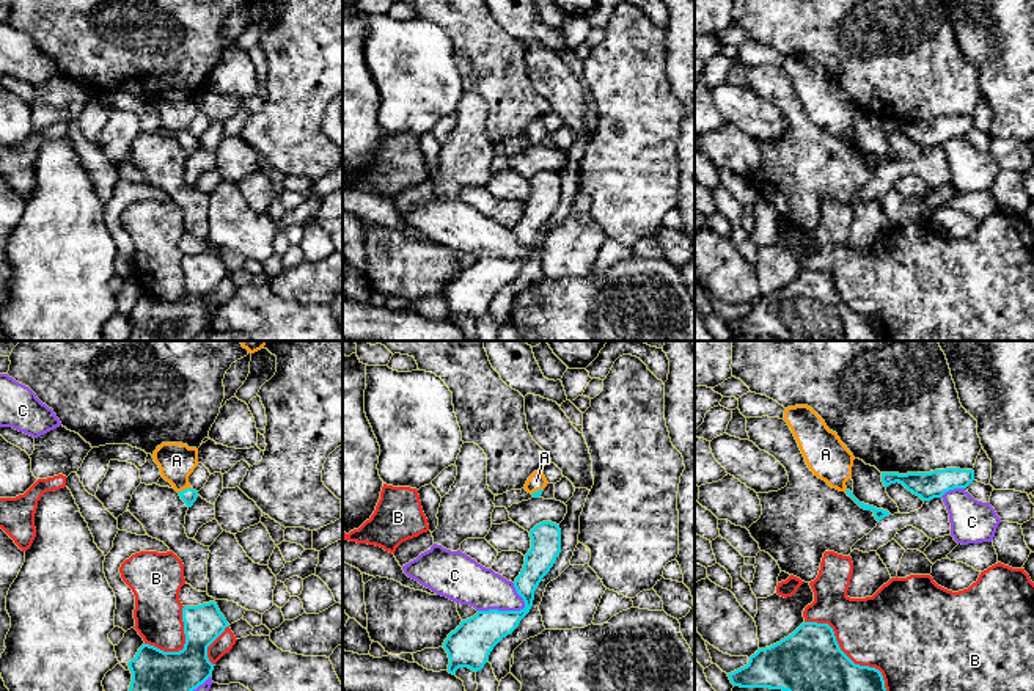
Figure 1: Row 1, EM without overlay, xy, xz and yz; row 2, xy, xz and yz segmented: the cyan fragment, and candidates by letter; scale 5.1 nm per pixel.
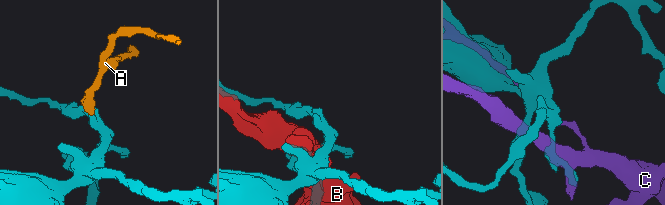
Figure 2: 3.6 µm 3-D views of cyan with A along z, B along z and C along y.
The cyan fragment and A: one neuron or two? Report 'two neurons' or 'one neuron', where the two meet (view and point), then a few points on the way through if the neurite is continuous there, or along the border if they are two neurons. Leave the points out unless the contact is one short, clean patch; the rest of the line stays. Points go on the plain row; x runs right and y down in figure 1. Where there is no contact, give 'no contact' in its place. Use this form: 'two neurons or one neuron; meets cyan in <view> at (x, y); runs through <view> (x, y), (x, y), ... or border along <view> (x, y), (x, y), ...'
one neuron; meets cyan in xy at (186, 137); runs through xy (189, 143), (186, 137), (179, 131), (176, 109)

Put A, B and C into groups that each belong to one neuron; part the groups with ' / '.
A / B / C

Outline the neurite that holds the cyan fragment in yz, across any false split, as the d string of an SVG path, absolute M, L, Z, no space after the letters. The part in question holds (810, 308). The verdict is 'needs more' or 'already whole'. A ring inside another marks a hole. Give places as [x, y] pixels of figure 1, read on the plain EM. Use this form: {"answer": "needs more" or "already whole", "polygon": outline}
{"answer": "already whole", "polygon": "M803 270L779 291L759 297L746 314L728 322L740 336L770 336L787 341L886 341L878 317L855 313L839 295L828 272Z"}

